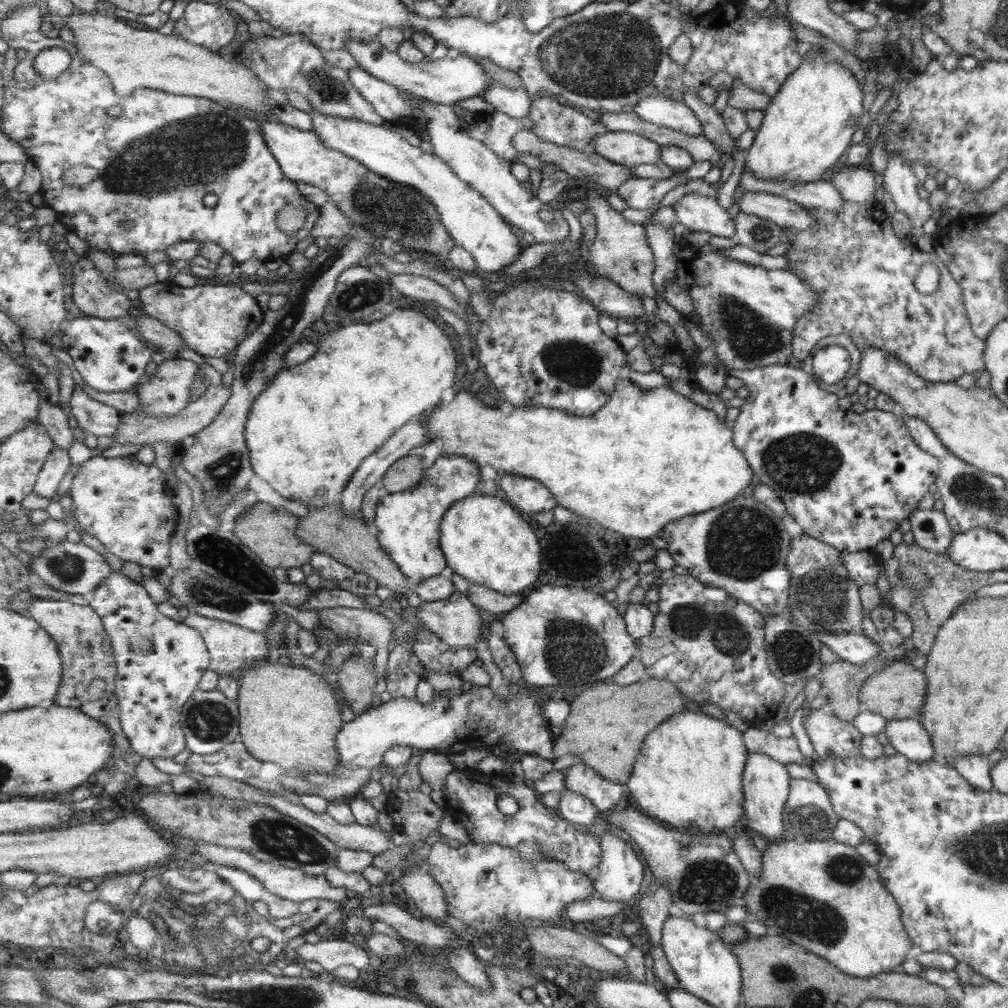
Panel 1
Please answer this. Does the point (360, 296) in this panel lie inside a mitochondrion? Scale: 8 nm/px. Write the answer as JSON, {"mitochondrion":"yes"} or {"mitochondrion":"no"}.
{"mitochondrion":"yes"}

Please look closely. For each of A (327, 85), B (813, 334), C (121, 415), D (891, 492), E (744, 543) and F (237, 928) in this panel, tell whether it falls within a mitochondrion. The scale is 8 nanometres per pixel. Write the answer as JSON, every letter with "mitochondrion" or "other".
{"A":"mitochondrion","B":"other","C":"other","D":"other","E":"mitochondrion","F":"mitochondrion"}

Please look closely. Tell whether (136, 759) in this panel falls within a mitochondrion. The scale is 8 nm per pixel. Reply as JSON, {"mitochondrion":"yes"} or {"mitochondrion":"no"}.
{"mitochondrion":"no"}

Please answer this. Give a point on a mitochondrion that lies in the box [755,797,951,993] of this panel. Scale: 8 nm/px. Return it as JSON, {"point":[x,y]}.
{"point":[791,912]}

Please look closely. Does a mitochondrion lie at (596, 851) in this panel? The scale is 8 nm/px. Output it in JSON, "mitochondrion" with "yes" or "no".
{"mitochondrion":"no"}

